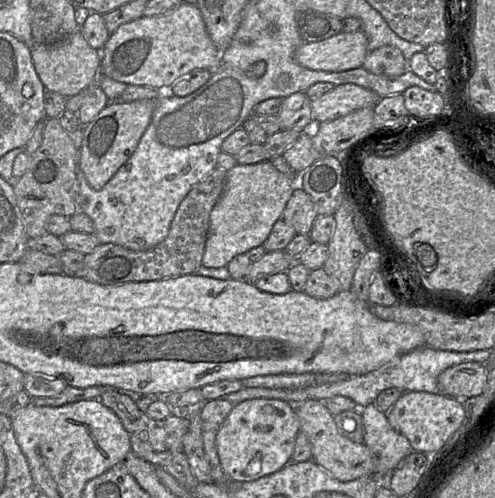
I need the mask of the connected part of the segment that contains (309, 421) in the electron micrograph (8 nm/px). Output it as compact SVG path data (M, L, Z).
M308 399L298 404L294 404L300 421L300 431L309 439L312 446L312 460L331 476L339 481L348 482L358 479L362 476L375 476L374 465L371 453L364 443L357 443L344 437L337 429L332 415L324 402L317 399Z

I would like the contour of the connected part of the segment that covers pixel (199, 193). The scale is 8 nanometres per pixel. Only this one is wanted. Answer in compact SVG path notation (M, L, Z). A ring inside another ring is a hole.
M216 167L207 178L192 187L179 204L167 237L155 247L134 251L119 244L99 244L92 252L84 254L83 267L74 276L97 284L120 285L194 273L202 265L210 213L223 191L226 175L227 170Z

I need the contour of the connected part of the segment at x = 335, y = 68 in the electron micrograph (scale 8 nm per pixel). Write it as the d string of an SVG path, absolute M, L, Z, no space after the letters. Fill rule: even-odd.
M362 30L340 32L319 42L304 42L295 52L301 66L318 71L341 72L362 67L368 39Z

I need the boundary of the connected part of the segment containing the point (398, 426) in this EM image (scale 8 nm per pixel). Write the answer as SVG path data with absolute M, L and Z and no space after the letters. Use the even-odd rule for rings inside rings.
M424 391L404 392L385 413L390 425L409 440L414 451L438 452L464 421L463 400Z

